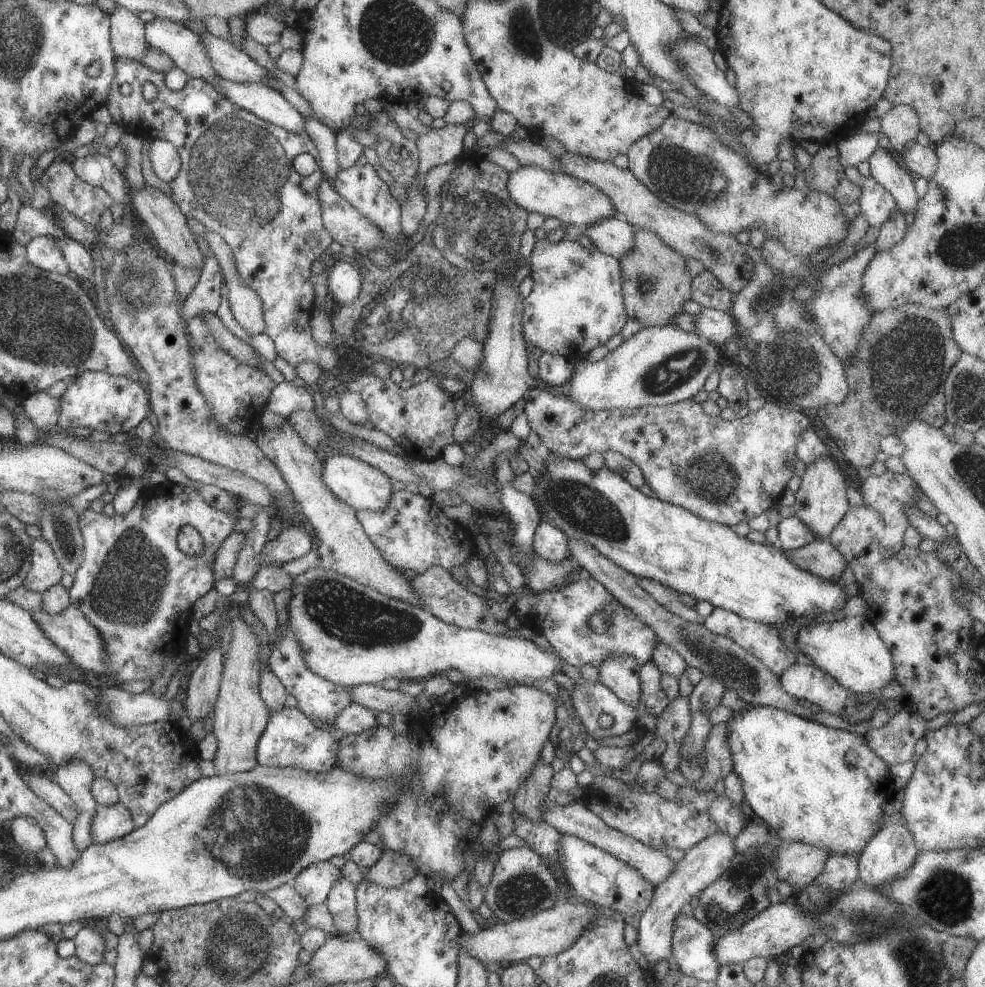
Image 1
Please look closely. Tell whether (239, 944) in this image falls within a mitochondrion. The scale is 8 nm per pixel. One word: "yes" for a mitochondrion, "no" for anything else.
yes

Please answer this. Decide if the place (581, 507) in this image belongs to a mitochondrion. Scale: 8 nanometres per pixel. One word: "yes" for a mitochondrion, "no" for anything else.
yes

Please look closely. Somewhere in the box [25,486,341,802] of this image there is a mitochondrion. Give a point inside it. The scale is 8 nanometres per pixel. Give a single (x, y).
(127, 592)

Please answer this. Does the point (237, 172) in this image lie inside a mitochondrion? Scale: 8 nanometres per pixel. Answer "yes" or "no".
yes

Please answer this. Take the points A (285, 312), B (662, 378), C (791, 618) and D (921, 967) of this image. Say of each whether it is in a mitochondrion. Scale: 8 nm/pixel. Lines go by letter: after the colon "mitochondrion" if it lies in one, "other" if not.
A: other
B: mitochondrion
C: other
D: mitochondrion

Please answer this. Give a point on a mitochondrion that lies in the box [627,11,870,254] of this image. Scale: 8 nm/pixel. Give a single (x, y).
(696, 180)

